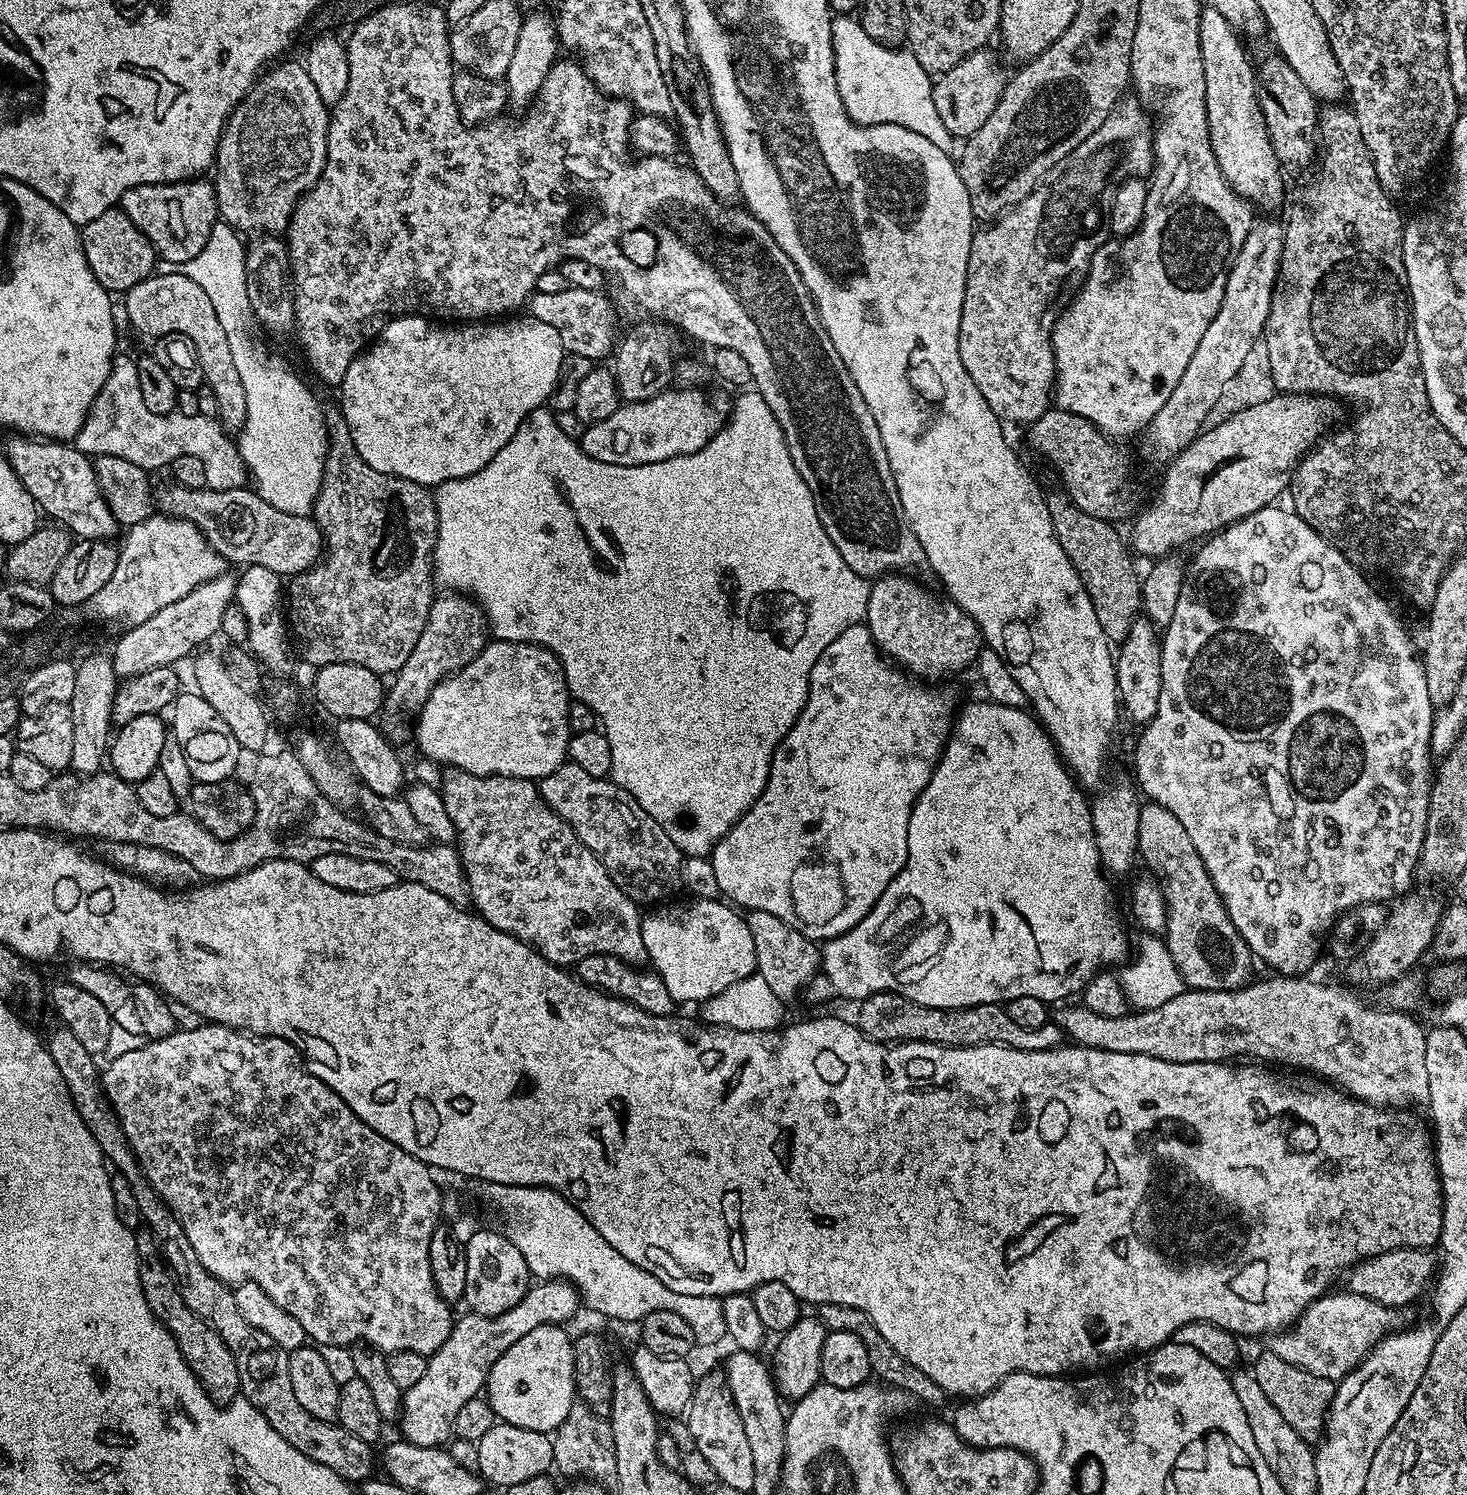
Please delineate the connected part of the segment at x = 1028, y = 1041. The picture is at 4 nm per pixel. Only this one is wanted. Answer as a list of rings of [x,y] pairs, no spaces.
[[[873,992],[866,1000],[859,1001],[860,1013],[854,1017],[856,1027],[861,1028],[872,1040],[881,1042],[903,1042],[925,1040],[931,1044],[949,1046],[974,1046],[975,1044],[1005,1044],[1018,1050],[1042,1050],[1059,1048],[1065,1043],[1064,1032],[1055,1022],[1037,1028],[1018,1026],[1000,1004],[979,1004],[973,1008],[945,1008],[944,1024],[940,1024],[941,1013],[931,1008],[921,1008],[897,992]]]

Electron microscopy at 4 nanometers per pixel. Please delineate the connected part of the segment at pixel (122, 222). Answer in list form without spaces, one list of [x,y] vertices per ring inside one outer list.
[[[119,207],[106,210],[106,214],[98,214],[94,222],[83,225],[80,228],[80,241],[86,262],[90,270],[94,270],[94,278],[98,278],[98,282],[110,294],[129,292],[138,286],[138,282],[153,275],[155,268],[152,267],[158,264],[156,251],[146,234],[142,234],[142,230],[138,230],[138,226],[134,226],[134,222],[130,222]]]

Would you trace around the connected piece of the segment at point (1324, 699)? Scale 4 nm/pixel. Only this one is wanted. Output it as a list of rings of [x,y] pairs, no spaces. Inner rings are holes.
[[[1269,506],[1250,514],[1244,520],[1229,525],[1223,531],[1218,531],[1211,538],[1205,539],[1200,545],[1200,553],[1190,564],[1190,583],[1186,591],[1177,600],[1174,616],[1170,619],[1167,627],[1162,632],[1161,643],[1161,666],[1162,666],[1162,690],[1158,699],[1157,713],[1151,721],[1143,725],[1140,741],[1136,744],[1136,776],[1135,783],[1139,791],[1153,804],[1166,806],[1178,822],[1182,822],[1186,834],[1190,834],[1190,842],[1194,842],[1194,850],[1198,850],[1198,858],[1206,866],[1226,910],[1230,914],[1230,922],[1242,934],[1242,938],[1252,949],[1252,955],[1257,961],[1265,960],[1273,969],[1273,973],[1281,976],[1294,976],[1304,974],[1308,967],[1316,960],[1320,948],[1322,952],[1323,937],[1335,923],[1337,917],[1354,907],[1363,904],[1384,904],[1403,897],[1409,891],[1412,880],[1417,879],[1417,868],[1419,866],[1420,851],[1423,848],[1423,836],[1426,834],[1427,812],[1430,806],[1431,790],[1434,777],[1434,757],[1432,754],[1432,721],[1434,709],[1430,700],[1430,693],[1427,689],[1426,674],[1421,657],[1412,649],[1412,642],[1407,632],[1400,625],[1392,608],[1372,589],[1372,584],[1367,575],[1360,569],[1353,566],[1335,546],[1326,538],[1322,538],[1291,507],[1278,508]]]

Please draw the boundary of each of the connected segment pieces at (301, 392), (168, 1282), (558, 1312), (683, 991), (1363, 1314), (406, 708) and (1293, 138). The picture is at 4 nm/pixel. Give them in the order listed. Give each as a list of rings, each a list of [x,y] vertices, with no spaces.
[[[218,222],[210,234],[210,242],[198,254],[198,258],[190,258],[190,262],[179,265],[179,272],[190,282],[198,282],[202,290],[206,290],[210,303],[214,305],[214,314],[218,314],[218,322],[222,322],[222,330],[226,330],[226,338],[230,338],[230,354],[234,358],[234,366],[238,370],[238,378],[242,378],[242,386],[246,390],[246,422],[238,433],[238,447],[243,462],[248,467],[256,491],[264,501],[270,502],[275,509],[286,513],[309,515],[321,488],[324,477],[326,450],[328,449],[328,431],[324,425],[324,408],[316,402],[311,390],[283,364],[276,356],[271,356],[258,341],[252,337],[248,323],[254,317],[250,306],[250,294],[246,294],[246,262],[244,250],[246,244],[241,233],[223,222]]]
[[[140,1230],[135,1233],[135,1237],[136,1249],[140,1255],[142,1294],[146,1298],[148,1309],[156,1315],[157,1320],[164,1325],[164,1329],[176,1339],[182,1358],[186,1358],[190,1370],[207,1390],[208,1396],[214,1403],[226,1406],[231,1400],[240,1396],[240,1379],[234,1354],[228,1349],[226,1342],[222,1342],[222,1338],[214,1331],[212,1325],[198,1318],[198,1314],[194,1314],[190,1306],[186,1306],[176,1286],[176,1277],[169,1272],[167,1264],[164,1263],[152,1233]]]
[[[545,1280],[537,1285],[537,1288],[536,1285],[529,1287],[522,1302],[518,1302],[518,1306],[510,1306],[510,1310],[506,1314],[497,1316],[467,1314],[468,1316],[462,1317],[461,1320],[459,1317],[453,1323],[450,1338],[446,1338],[446,1342],[442,1342],[442,1346],[438,1346],[438,1350],[428,1357],[428,1365],[423,1378],[414,1386],[403,1389],[398,1417],[399,1435],[403,1439],[418,1446],[430,1446],[431,1448],[447,1445],[453,1435],[452,1427],[454,1418],[458,1418],[459,1408],[466,1402],[470,1402],[470,1398],[479,1396],[485,1391],[492,1364],[498,1362],[498,1358],[502,1358],[502,1354],[506,1354],[506,1350],[510,1350],[510,1346],[514,1346],[514,1342],[518,1342],[518,1338],[530,1334],[530,1330],[538,1330],[538,1326],[543,1324],[567,1325],[567,1320],[579,1308],[582,1308],[580,1293],[567,1280]]]
[[[696,898],[691,902],[693,904],[656,906],[648,910],[653,912],[645,911],[640,918],[647,963],[662,978],[666,990],[670,990],[670,996],[680,1006],[691,1000],[703,1002],[714,998],[714,994],[722,994],[726,986],[757,971],[754,938],[745,917],[731,903],[720,898]]]
[[[1329,1291],[1314,1302],[1310,1302],[1310,1306],[1306,1306],[1306,1310],[1298,1317],[1295,1324],[1275,1333],[1269,1339],[1272,1341],[1266,1344],[1267,1351],[1278,1354],[1278,1358],[1282,1358],[1282,1362],[1290,1362],[1290,1366],[1298,1366],[1310,1374],[1318,1374],[1318,1378],[1326,1378],[1333,1382],[1339,1382],[1346,1373],[1358,1367],[1360,1361],[1367,1356],[1375,1344],[1383,1336],[1393,1331],[1392,1316],[1394,1316],[1394,1312],[1391,1308],[1382,1306],[1368,1298],[1362,1298],[1353,1292],[1336,1291]]]
[[[446,592],[440,595],[432,601],[427,624],[418,638],[417,645],[395,673],[394,682],[387,687],[385,693],[383,711],[386,718],[384,724],[382,723],[382,730],[394,744],[399,744],[406,732],[400,712],[409,715],[418,712],[433,692],[434,686],[468,665],[488,640],[487,617],[475,599],[460,592]]]
[[[1279,54],[1264,56],[1255,65],[1256,86],[1260,102],[1260,113],[1268,131],[1274,154],[1285,169],[1293,168],[1300,172],[1303,168],[1311,169],[1318,156],[1318,140],[1313,133],[1318,128],[1318,100],[1313,96],[1306,82],[1294,74],[1291,66]]]

